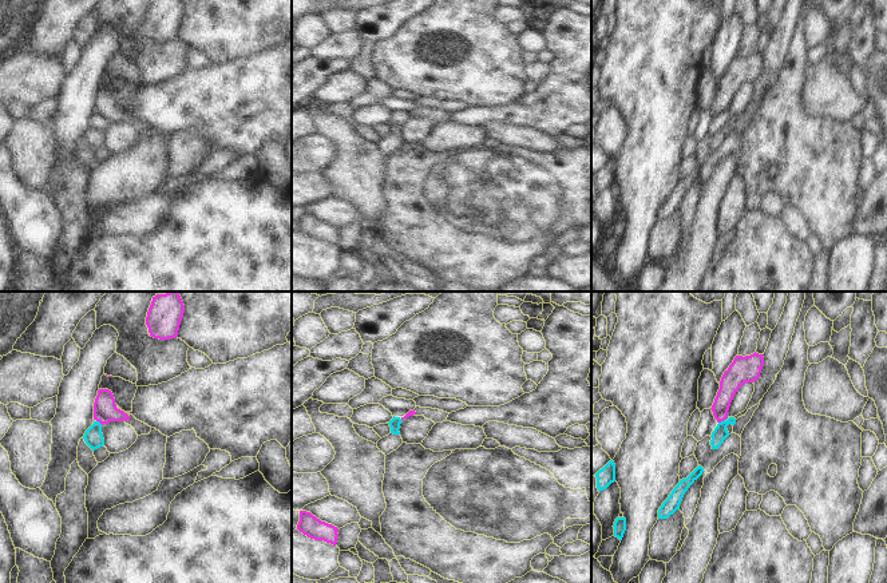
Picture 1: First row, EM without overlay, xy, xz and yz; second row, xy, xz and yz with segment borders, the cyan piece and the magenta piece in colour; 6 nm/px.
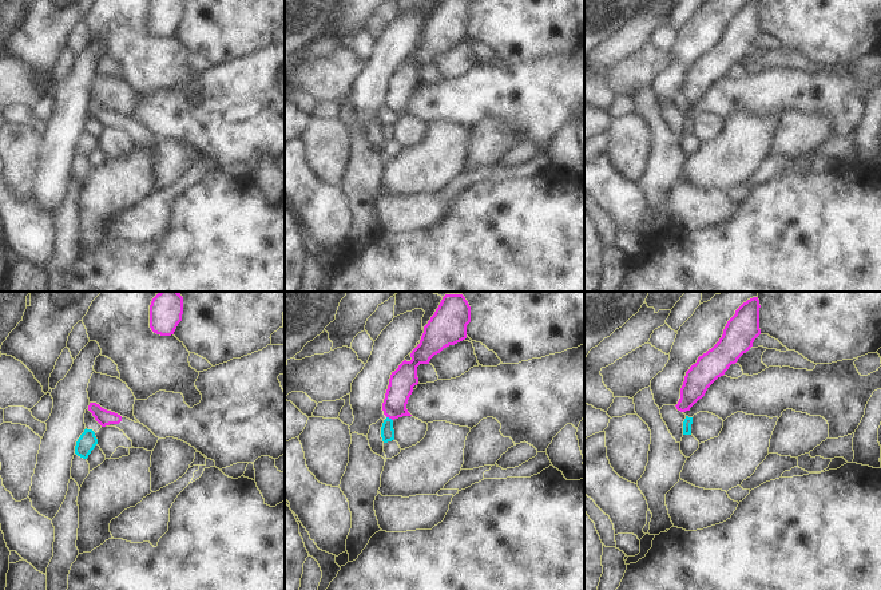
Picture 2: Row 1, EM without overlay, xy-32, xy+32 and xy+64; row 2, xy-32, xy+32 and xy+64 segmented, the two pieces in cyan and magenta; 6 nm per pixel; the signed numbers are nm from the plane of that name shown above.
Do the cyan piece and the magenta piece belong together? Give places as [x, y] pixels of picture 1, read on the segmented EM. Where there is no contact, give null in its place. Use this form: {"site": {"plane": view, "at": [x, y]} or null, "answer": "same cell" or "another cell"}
{"site": {"plane": "yz", "at": [721, 421]}, "answer": "another cell"}

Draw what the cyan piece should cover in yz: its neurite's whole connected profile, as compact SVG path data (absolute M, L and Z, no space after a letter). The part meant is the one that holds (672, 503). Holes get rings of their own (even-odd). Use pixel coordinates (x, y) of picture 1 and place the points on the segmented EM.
M698 465L686 479L680 480L680 483L674 487L669 497L660 507L658 519L668 519L677 509L680 509L680 504L685 492L704 472L704 468Z

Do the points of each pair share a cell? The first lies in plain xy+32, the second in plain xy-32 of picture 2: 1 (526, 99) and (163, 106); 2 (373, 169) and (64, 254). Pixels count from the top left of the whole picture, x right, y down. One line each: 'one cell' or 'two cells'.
1: one cell
2: one cell

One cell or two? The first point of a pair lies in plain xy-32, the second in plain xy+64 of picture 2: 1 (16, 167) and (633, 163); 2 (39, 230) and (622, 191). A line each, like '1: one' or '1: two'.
1: one
2: one

